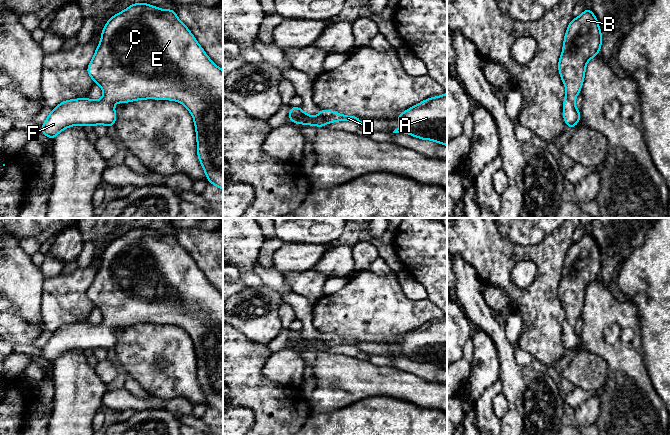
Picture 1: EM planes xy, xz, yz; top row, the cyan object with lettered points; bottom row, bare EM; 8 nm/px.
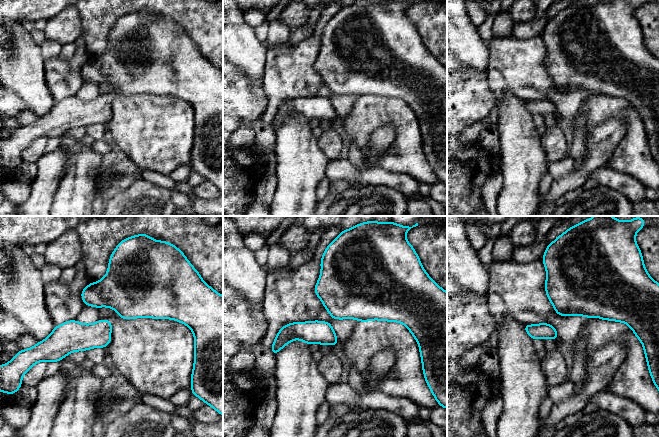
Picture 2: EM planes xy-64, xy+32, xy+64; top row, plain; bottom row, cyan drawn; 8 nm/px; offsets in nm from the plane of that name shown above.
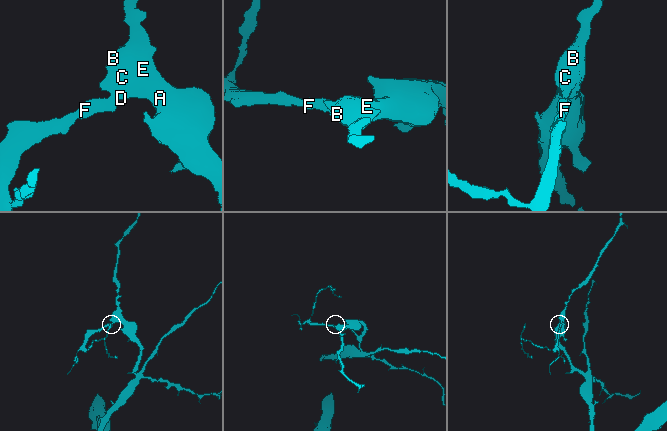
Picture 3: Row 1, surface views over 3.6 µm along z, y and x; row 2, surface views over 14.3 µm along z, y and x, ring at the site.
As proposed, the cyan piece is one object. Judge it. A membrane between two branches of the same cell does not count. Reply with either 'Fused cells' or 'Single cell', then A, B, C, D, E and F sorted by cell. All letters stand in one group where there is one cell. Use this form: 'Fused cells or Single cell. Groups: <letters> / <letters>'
Single cell. Groups: A B C D E F

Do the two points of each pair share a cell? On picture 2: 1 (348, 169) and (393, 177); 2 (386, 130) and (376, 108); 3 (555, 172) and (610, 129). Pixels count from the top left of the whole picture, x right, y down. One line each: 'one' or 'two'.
1: one
2: two
3: two

